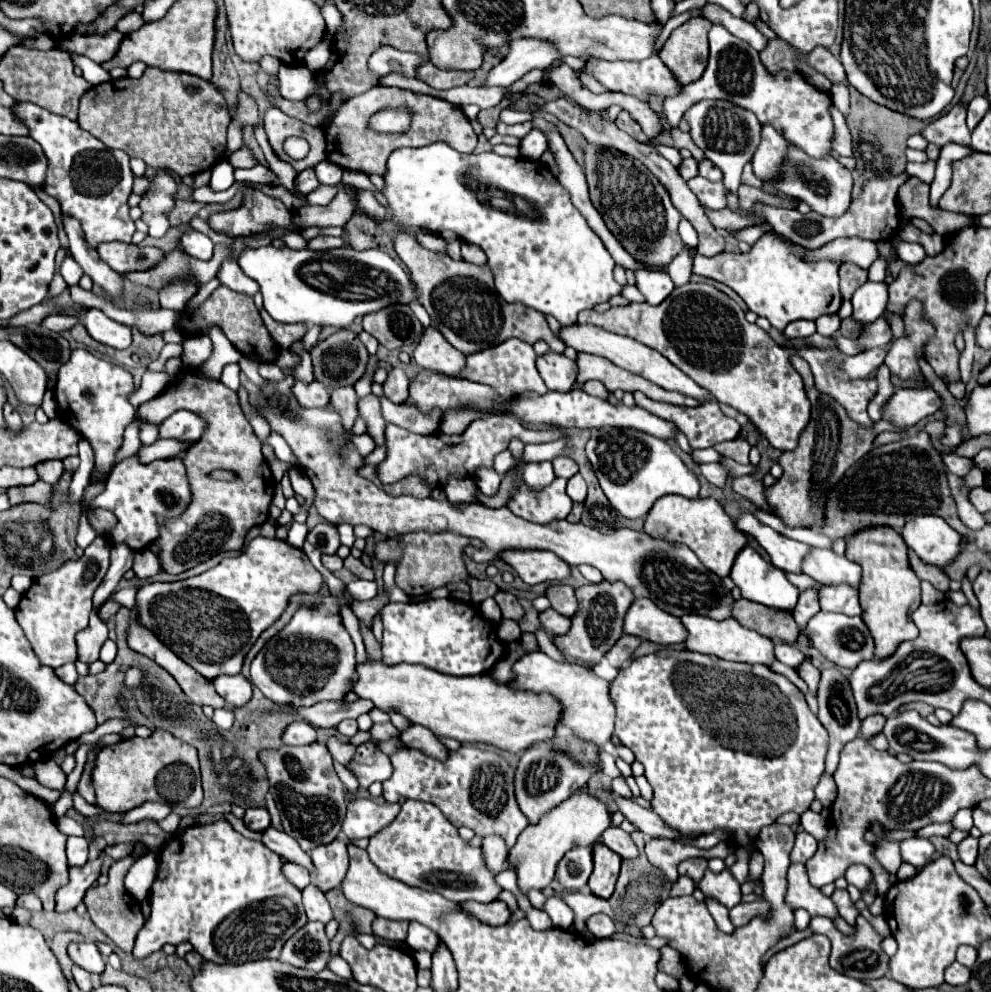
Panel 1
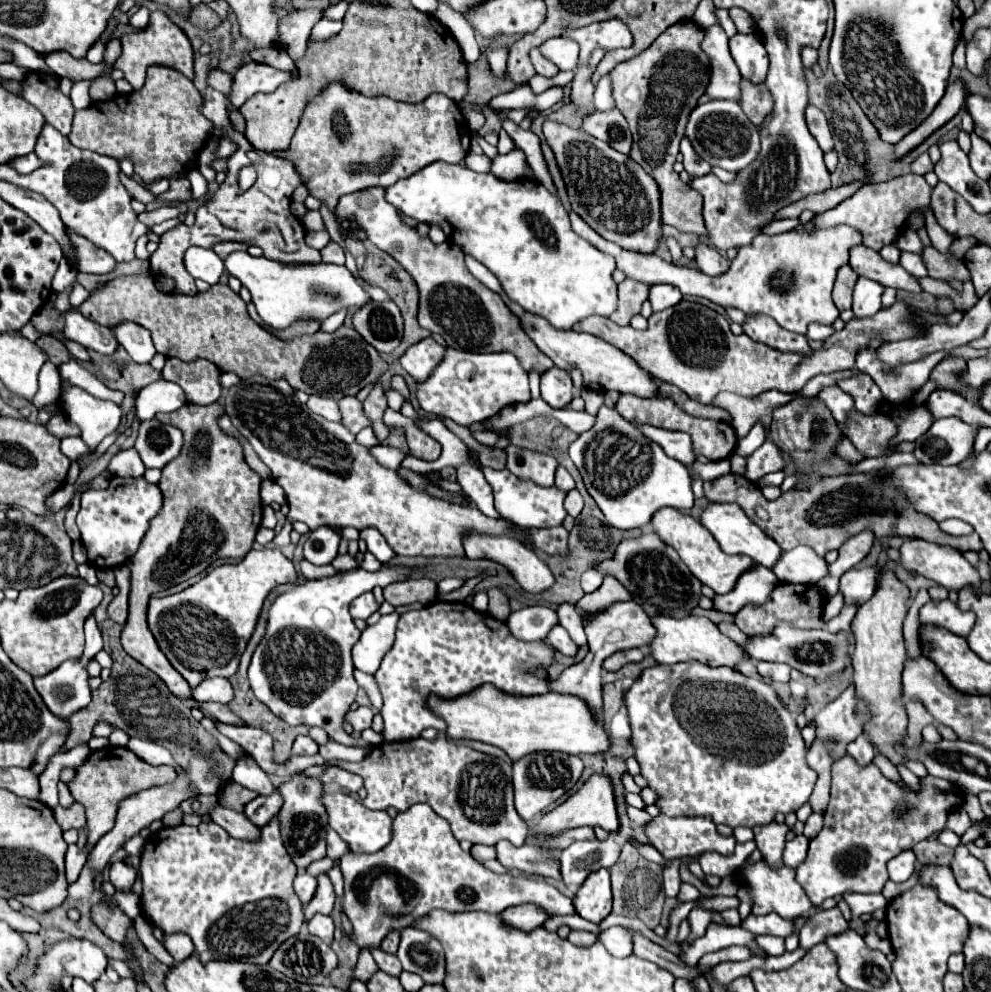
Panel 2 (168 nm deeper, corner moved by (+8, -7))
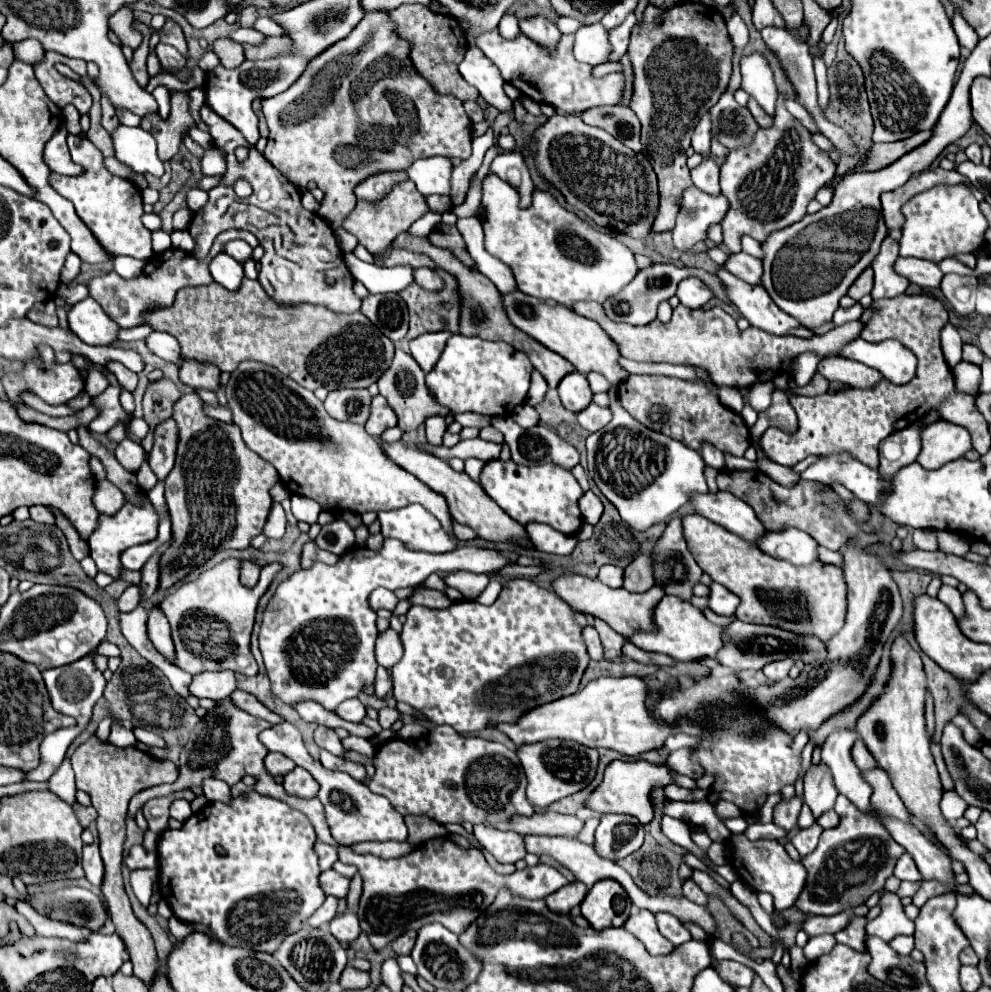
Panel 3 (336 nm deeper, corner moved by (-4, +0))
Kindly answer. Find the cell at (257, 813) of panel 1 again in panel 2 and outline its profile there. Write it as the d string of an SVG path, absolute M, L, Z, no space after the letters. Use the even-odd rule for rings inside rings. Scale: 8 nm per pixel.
M274 791L272 795L264 795L264 797L256 797L252 799L246 807L244 813L248 815L248 819L256 825L256 827L264 827L264 823L268 823L268 819L272 819L272 815L276 815L282 807L284 799L278 791Z

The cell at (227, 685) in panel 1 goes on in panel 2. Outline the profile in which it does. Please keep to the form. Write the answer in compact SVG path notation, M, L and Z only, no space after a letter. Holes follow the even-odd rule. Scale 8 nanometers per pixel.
M212 677L212 679L204 679L198 687L194 687L192 697L200 703L206 701L218 701L218 703L230 703L234 699L234 691L228 679L224 677Z

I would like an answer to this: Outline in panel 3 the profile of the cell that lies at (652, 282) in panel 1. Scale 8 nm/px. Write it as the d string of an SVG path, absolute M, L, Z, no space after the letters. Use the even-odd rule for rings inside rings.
M684 278L680 284L678 284L678 290L676 290L676 296L680 300L680 304L688 306L688 308L700 308L704 306L714 294L712 290L698 278Z

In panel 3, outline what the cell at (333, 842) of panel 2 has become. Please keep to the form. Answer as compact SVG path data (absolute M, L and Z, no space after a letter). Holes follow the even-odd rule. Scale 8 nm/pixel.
M220 702L218 708L212 710L210 716L206 716L196 728L194 732L190 734L190 740L188 744L184 746L184 750L180 752L180 776L176 782L172 784L160 784L160 786L152 786L152 788L146 788L142 792L138 792L132 800L130 800L130 808L128 808L128 814L132 818L136 818L138 810L142 810L142 806L152 800L152 798L162 798L162 796L172 796L180 790L186 790L186 788L192 788L192 786L200 786L204 780L208 778L218 778L218 780L224 780L228 786L234 786L236 782L240 782L246 774L250 776L256 776L258 782L254 786L256 792L264 794L264 796L276 796L278 800L284 800L286 804L290 804L292 808L298 808L300 812L304 812L312 826L316 828L316 836L318 840L326 842L326 844L332 844L332 846L340 846L336 844L336 840L332 840L332 834L330 834L330 828L328 828L328 822L326 822L326 816L324 816L324 808L320 804L320 800L316 798L294 798L294 796L288 796L282 788L282 784L278 784L266 770L264 770L264 756L268 754L268 750L258 742L258 734L264 730L264 728L270 728L268 722L260 720L260 718L254 718L250 716L248 712L242 712L238 710L236 706L232 706L232 702Z

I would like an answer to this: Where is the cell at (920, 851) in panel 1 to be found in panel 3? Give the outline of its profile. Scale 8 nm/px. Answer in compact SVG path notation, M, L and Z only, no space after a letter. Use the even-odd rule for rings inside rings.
M902 854L896 862L896 868L894 868L894 876L898 876L900 880L910 880L910 882L916 882L916 880L922 880L920 872L916 872L916 864L912 860L912 856L908 854Z

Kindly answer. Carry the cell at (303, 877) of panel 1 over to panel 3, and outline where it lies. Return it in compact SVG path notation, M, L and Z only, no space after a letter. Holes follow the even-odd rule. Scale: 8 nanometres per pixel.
M326 870L320 874L320 886L324 888L324 894L332 894L336 898L344 898L348 892L348 884L350 880L336 874L334 870Z

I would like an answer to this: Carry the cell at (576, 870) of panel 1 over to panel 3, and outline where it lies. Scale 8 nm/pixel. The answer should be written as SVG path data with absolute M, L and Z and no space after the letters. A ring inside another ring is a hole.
M602 814L594 836L594 850L612 862L636 852L644 842L644 828L634 816Z

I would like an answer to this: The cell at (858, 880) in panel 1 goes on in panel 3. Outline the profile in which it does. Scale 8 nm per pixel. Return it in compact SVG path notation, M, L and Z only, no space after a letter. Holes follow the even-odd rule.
M880 892L880 914L866 924L866 932L870 936L878 936L884 942L892 940L898 934L914 934L914 922L906 918L900 898L894 892Z

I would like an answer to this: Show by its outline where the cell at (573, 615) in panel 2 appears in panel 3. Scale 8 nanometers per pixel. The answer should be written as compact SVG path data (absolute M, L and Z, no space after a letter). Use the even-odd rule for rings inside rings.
M594 618L594 622L592 622L592 626L598 630L598 634L600 634L600 640L602 640L602 644L604 644L604 650L614 650L618 656L622 656L622 644L624 644L624 638L620 636L620 634L616 634L608 624L604 624L604 622L600 622L598 618Z

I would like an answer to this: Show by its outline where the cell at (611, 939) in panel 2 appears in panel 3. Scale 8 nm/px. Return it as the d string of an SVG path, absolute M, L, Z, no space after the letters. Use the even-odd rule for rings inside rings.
M642 910L638 914L632 914L628 918L628 924L624 924L624 928L634 934L650 954L668 954L674 950L674 944L668 942L656 926L656 920L652 916L652 912Z

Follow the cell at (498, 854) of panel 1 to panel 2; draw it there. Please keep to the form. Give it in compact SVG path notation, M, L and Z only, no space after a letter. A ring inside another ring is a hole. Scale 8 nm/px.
M500 841L496 845L498 861L506 869L518 869L526 875L540 875L540 877L552 877L556 881L562 881L560 877L560 859L550 855L548 851L542 851L536 845L512 845L508 841Z

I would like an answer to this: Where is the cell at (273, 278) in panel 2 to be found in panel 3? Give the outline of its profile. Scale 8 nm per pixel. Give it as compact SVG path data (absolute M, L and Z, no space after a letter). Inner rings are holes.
M232 240L232 242L226 244L224 252L230 254L234 260L242 260L244 262L244 260L250 260L252 258L254 248L248 242L244 242L244 240Z

